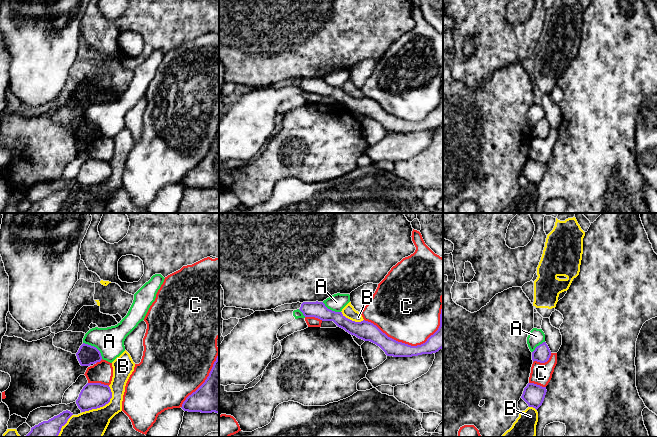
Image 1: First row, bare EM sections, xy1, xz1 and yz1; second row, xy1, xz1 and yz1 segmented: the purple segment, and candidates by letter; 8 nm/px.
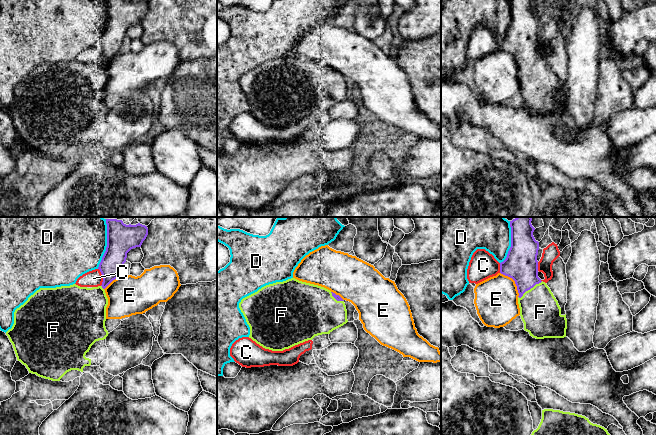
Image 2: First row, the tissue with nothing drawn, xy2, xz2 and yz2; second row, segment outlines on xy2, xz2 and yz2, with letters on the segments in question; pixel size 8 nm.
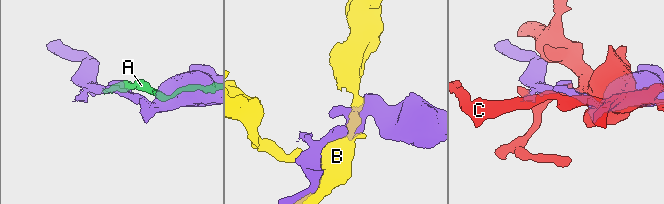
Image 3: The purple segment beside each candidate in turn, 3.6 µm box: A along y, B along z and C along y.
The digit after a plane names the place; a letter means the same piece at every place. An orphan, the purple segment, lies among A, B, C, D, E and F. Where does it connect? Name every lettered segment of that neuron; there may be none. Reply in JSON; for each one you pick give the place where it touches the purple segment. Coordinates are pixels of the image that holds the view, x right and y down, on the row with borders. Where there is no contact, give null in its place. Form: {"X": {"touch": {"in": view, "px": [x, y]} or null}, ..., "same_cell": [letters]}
{"F": {"touch": {"in": "yz2", "px": [530, 288]}}, "same_cell": ["F"]}

